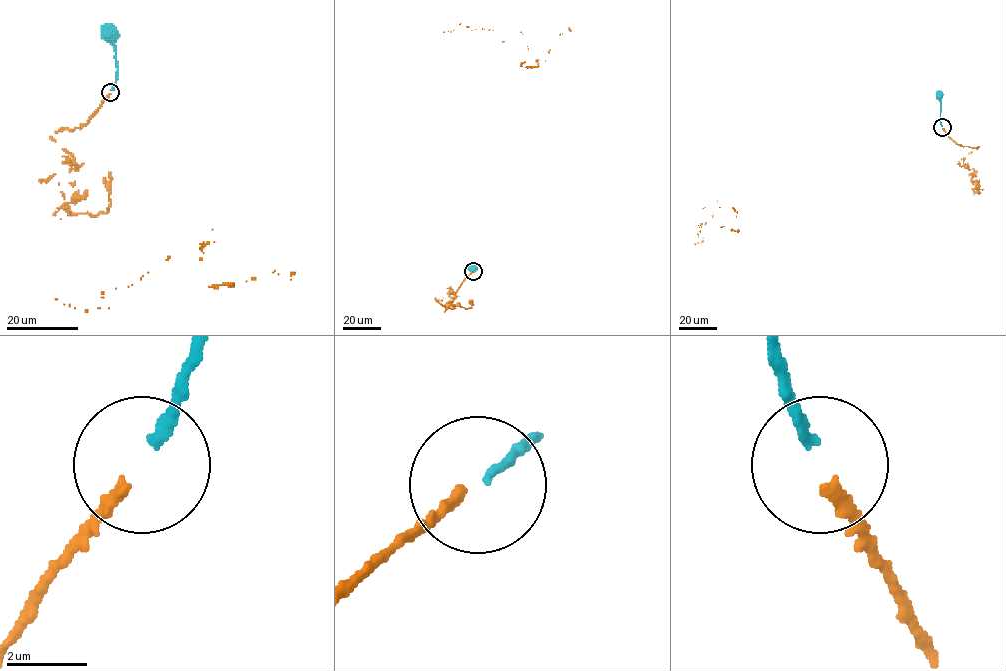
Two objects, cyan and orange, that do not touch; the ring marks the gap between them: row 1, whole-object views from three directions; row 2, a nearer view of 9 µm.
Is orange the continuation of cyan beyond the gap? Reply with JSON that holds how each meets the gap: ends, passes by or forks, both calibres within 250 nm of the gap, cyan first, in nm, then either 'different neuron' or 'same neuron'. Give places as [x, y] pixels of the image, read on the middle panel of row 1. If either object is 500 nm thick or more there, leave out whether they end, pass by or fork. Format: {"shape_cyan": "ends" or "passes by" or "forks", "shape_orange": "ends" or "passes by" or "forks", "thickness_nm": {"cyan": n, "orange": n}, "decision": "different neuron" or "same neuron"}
{"shape_cyan": "ends", "shape_orange": "ends", "thickness_nm": {"cyan": 280, "orange": 300}, "decision": "same neuron"}

